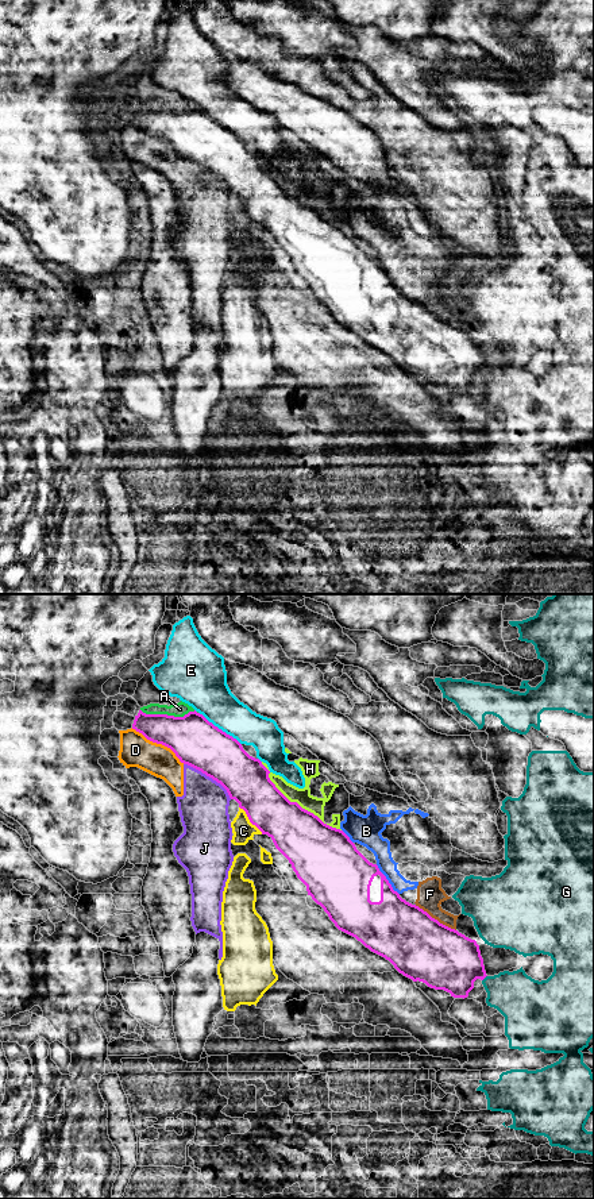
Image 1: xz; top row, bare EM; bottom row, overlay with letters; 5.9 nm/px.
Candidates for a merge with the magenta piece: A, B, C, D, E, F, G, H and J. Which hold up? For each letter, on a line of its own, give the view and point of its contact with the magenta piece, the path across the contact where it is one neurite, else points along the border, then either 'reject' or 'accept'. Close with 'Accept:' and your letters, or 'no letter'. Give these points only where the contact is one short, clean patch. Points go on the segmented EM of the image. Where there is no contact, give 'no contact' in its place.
A: contact xz (169, 716); border xz (141, 709), (146, 713), (174, 716), (197, 712); reject
B: contact xz (386, 879); reject
C: contact xz (249, 818); reject
D: contact xz (158, 743); reject
E: contact xz (220, 729); reject
F: contact xz (434, 918); border xz (415, 905), (455, 930); reject
G: contact xz (485, 976); reject
H: contact xz (296, 802); reject
J: contact xz (209, 777); border xz (184, 763), (215, 779), (231, 798); reject
Accept: no letter

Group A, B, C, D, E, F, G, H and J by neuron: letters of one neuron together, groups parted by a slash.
A D J / B E F / C / G / H

